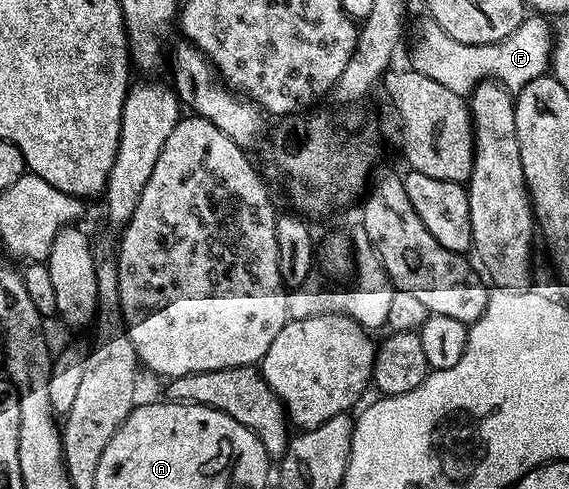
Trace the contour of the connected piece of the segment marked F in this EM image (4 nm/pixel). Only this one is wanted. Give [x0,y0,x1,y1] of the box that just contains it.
[410,17,552,97]

